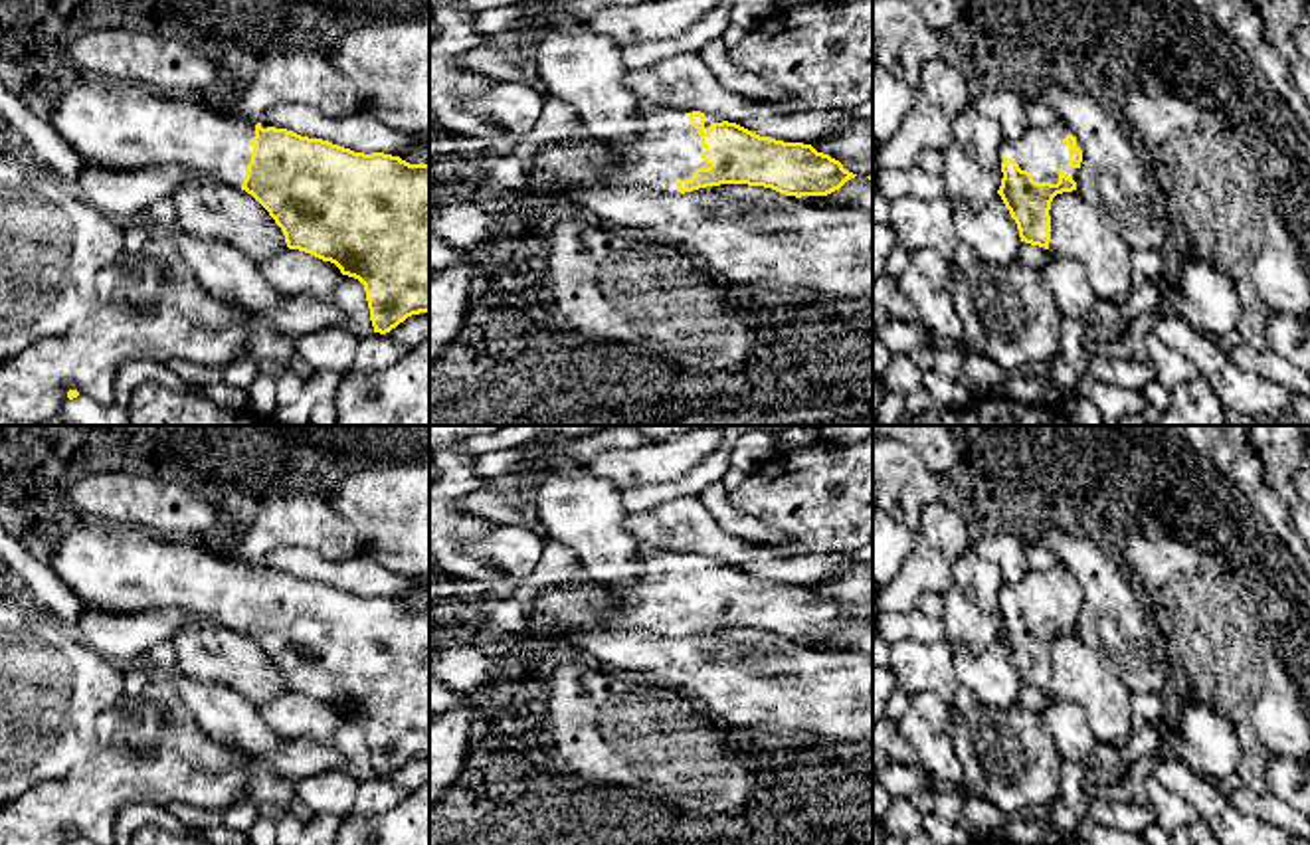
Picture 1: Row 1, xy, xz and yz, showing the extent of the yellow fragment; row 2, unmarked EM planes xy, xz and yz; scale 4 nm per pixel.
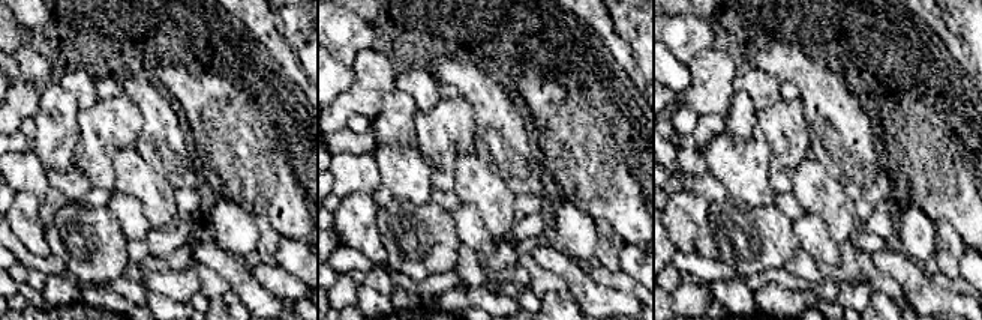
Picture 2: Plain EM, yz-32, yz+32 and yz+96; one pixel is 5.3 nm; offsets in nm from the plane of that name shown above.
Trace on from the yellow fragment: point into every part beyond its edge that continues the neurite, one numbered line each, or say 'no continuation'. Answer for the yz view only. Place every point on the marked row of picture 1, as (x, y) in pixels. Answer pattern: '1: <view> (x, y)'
1: yz (1041, 151)

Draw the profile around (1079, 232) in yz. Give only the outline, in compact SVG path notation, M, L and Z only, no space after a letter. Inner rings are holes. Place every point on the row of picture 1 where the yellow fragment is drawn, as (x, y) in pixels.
M1076 190L1051 202L1049 251L1082 265L1098 301L1124 301L1132 283L1130 247L1116 228L1090 208Z

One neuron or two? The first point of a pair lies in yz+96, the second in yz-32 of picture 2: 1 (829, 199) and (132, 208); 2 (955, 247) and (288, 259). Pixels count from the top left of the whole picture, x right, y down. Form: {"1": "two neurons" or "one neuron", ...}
{"1": "two neurons", "2": "two neurons"}

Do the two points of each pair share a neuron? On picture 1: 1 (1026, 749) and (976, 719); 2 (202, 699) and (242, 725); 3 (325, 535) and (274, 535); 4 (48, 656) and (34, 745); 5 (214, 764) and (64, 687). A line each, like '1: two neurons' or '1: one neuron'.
1: one neuron
2: one neuron
3: one neuron
4: one neuron
5: two neurons

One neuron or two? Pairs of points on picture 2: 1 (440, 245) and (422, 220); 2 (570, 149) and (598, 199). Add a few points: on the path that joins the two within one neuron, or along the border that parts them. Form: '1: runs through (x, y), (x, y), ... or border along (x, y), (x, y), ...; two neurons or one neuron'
1: runs through (434, 239), (422, 226); one neuron
2: runs through (577, 161), (598, 182), (598, 187); one neuron

